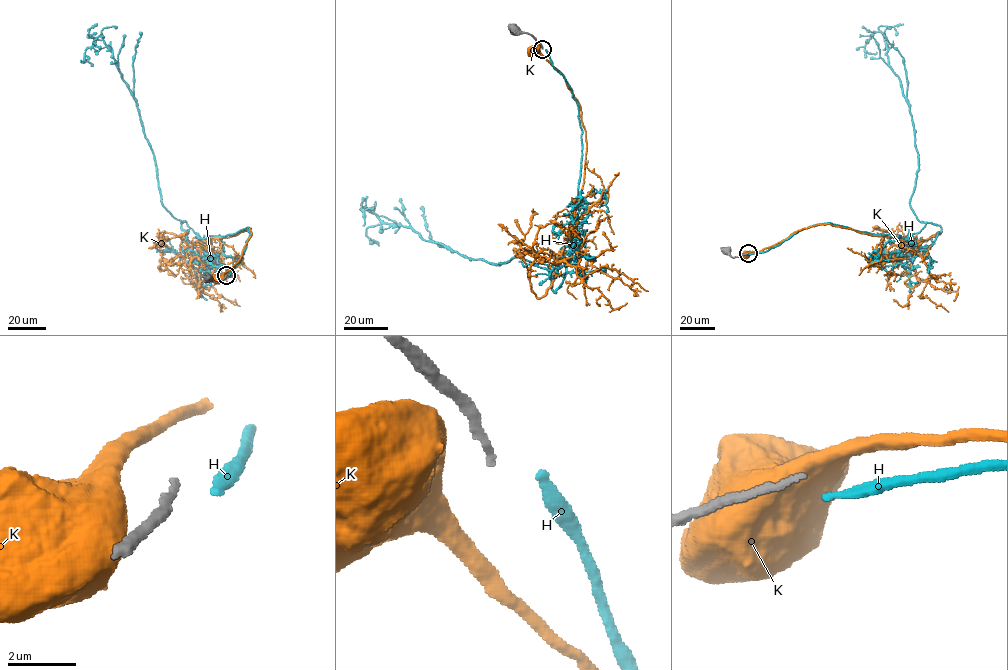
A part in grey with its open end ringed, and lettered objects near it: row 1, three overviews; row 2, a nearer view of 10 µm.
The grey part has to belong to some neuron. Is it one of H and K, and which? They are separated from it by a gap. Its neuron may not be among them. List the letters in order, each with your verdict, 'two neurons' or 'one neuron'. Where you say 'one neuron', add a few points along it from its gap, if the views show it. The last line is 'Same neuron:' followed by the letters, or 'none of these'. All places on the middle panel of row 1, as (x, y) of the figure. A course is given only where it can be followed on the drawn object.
H: two neurons
K: two neurons
Same neuron: none of these

